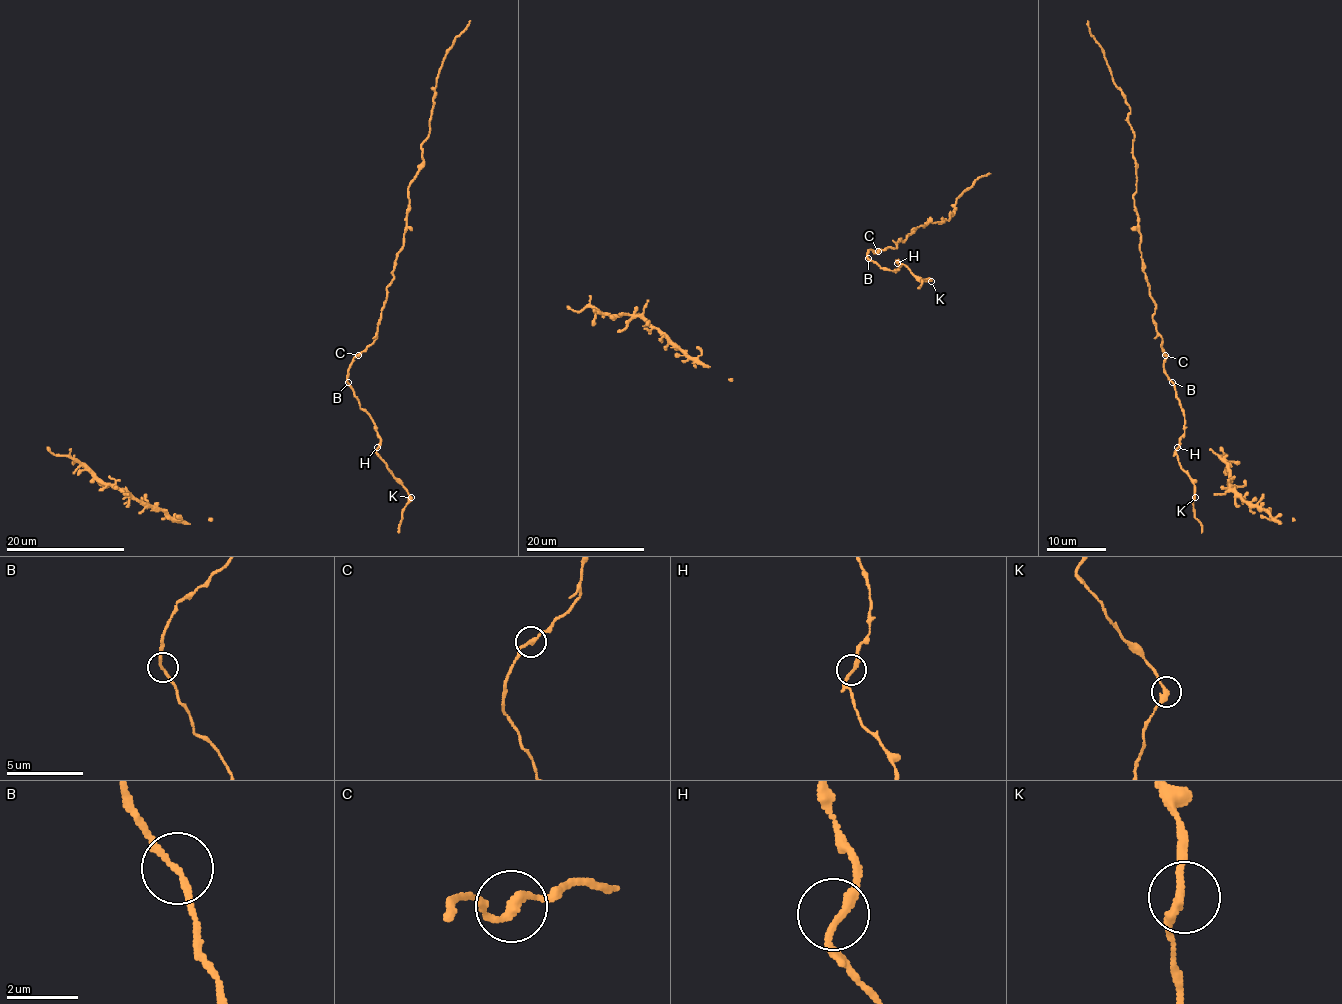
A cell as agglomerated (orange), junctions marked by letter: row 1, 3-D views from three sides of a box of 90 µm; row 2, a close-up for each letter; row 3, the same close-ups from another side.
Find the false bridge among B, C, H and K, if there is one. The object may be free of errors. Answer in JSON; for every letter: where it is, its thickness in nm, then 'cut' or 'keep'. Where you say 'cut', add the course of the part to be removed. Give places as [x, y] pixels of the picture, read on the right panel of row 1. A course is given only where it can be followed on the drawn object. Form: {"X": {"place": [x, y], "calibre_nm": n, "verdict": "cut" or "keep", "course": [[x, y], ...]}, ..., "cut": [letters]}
{"B": {"place": [1172, 382], "calibre_nm": 170, "verdict": "keep"}, "C": {"place": [1165, 355], "calibre_nm": 240, "verdict": "keep"}, "H": {"place": [1177, 447], "calibre_nm": 220, "verdict": "keep"}, "K": {"place": [1195, 497], "calibre_nm": 240, "verdict": "keep"}, "cut": []}

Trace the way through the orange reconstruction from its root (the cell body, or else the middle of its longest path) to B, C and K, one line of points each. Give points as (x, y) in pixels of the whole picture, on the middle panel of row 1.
B: (898, 263), (897, 271), (889, 271), (868, 259)
C: (898, 263), (897, 271), (882, 268), (867, 256), (868, 250), (877, 251)
K: (898, 263), (902, 263), (922, 279), (931, 281)

